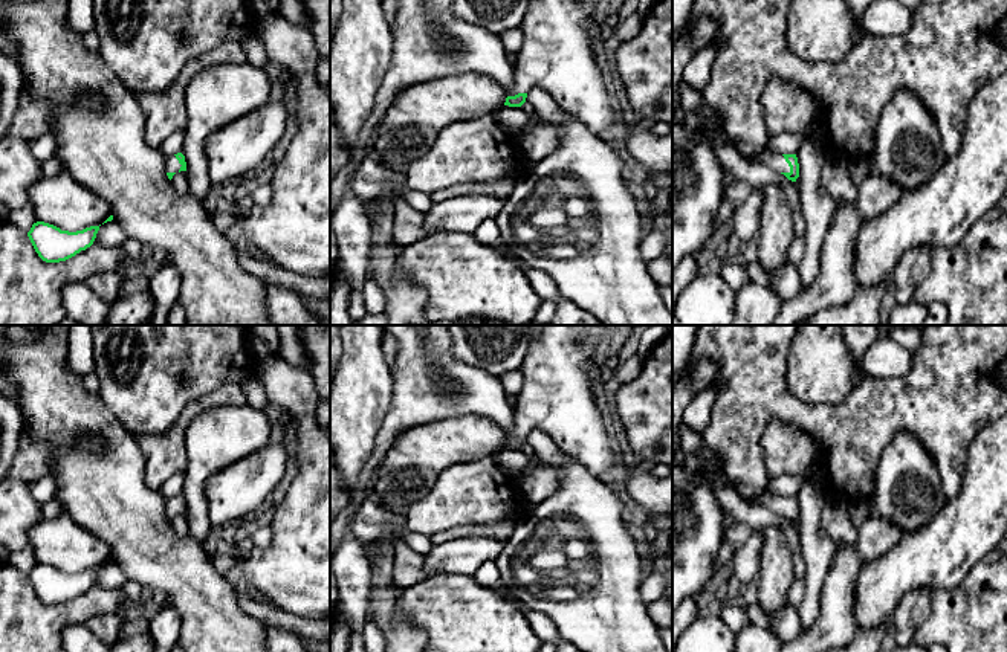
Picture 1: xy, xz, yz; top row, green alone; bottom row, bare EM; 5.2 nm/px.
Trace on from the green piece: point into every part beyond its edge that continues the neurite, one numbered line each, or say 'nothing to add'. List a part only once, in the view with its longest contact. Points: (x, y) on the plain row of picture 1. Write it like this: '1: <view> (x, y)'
1: yz (775, 503)

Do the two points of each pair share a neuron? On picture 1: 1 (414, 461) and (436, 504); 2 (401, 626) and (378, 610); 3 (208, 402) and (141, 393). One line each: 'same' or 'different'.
1: different
2: same
3: different

